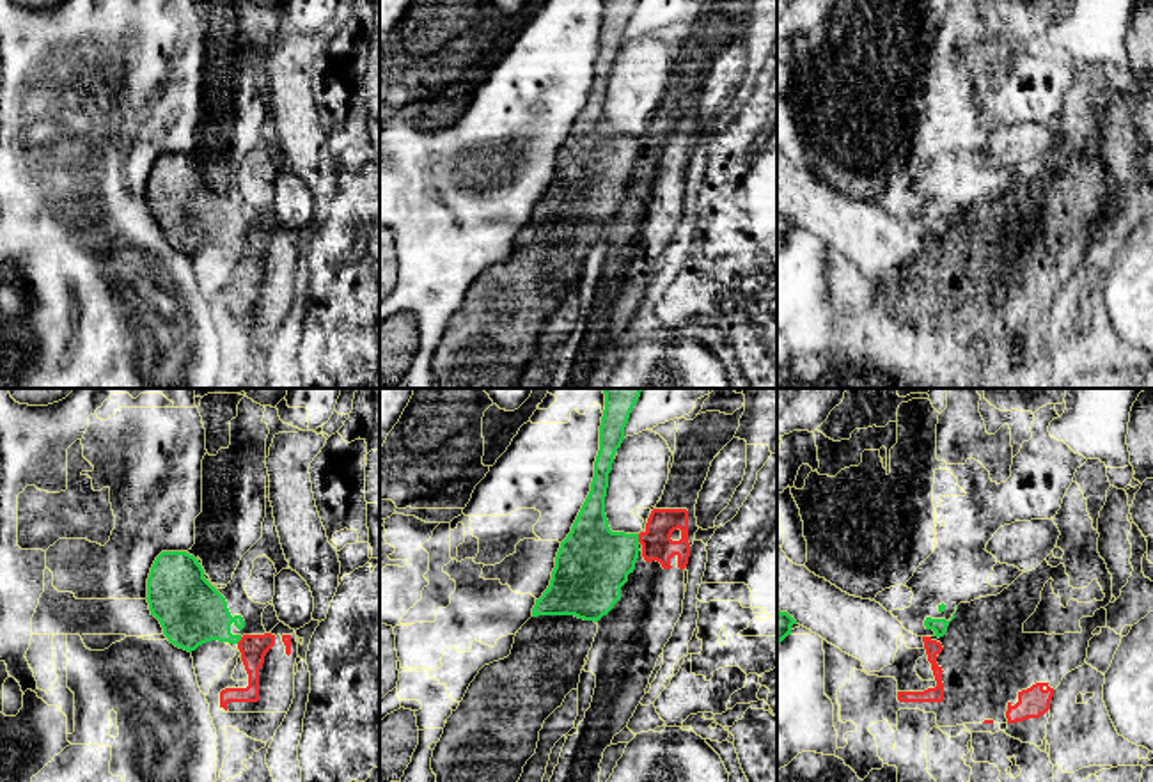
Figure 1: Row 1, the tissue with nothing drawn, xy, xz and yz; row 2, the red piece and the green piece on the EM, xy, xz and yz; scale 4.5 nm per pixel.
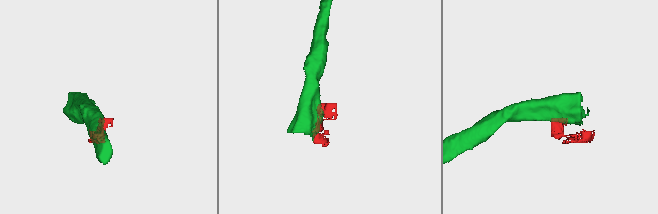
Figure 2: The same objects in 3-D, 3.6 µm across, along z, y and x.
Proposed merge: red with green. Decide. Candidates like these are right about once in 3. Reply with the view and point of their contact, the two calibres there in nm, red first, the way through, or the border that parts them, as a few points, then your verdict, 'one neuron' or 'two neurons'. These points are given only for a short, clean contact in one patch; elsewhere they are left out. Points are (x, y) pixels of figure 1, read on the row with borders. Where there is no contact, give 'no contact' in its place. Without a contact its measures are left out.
xz (639, 538) | 140/340 nm | along xz (637, 534), (639, 541) | two neurons

